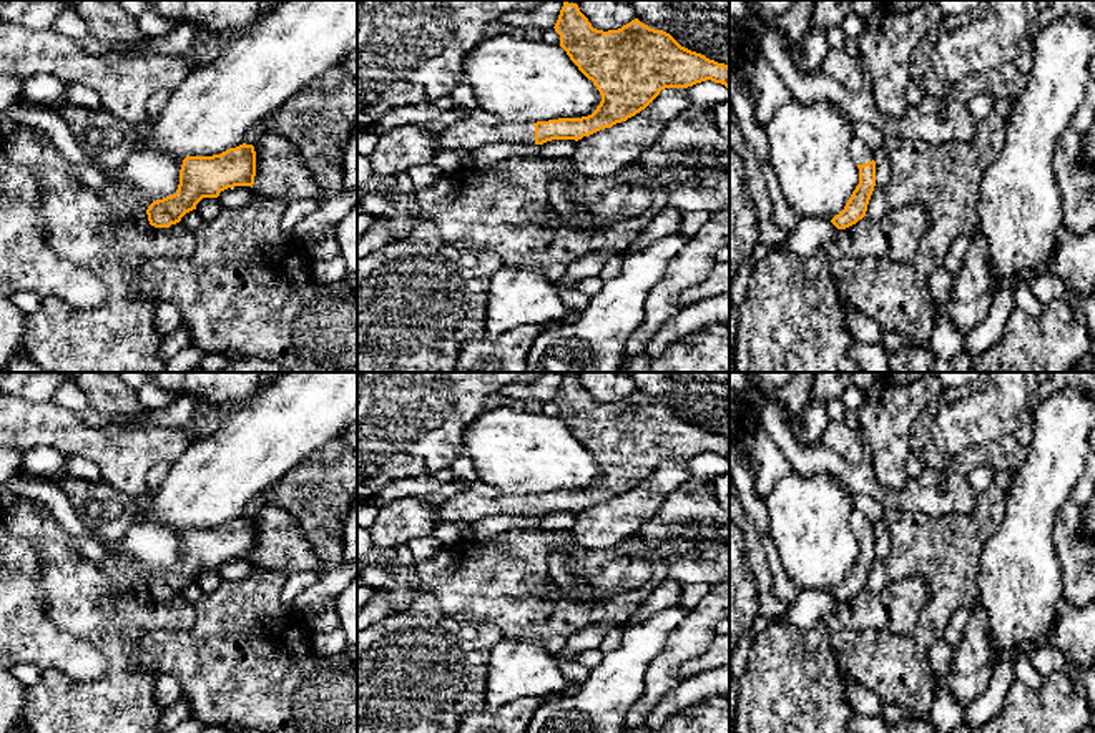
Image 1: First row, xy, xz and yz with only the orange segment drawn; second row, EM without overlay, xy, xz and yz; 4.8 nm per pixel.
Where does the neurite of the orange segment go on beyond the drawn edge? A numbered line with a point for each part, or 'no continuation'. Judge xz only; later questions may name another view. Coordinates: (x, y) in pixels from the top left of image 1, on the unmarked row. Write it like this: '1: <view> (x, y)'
1: xz (467, 506)

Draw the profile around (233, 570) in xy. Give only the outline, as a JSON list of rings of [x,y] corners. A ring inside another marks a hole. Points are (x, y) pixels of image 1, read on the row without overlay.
[[[234,558],[219,565],[218,572],[226,582],[239,582],[249,577],[258,565],[251,558]]]

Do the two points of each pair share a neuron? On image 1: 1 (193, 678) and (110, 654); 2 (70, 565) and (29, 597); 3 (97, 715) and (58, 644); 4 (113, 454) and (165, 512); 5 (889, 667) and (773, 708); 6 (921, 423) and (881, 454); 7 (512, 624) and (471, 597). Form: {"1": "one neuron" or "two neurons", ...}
{"1": "two neurons", "2": "two neurons", "3": "two neurons", "4": "two neurons", "5": "two neurons", "6": "two neurons", "7": "one neuron"}

